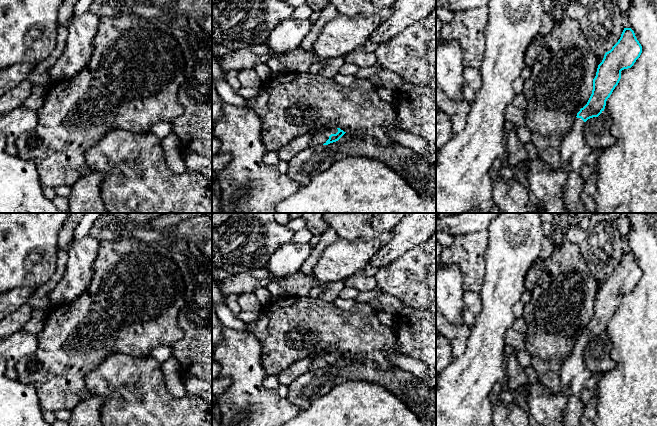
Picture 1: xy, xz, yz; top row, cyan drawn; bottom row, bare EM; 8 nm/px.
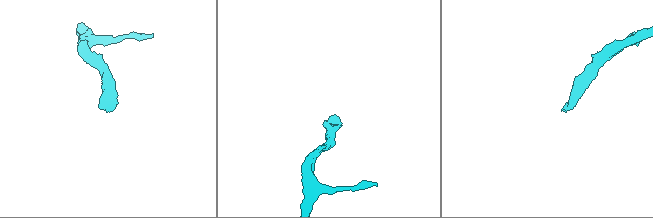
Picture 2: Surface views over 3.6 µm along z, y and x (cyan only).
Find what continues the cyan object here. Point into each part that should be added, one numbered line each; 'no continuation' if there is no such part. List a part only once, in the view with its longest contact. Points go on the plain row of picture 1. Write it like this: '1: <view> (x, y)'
1: xz (319, 363)

